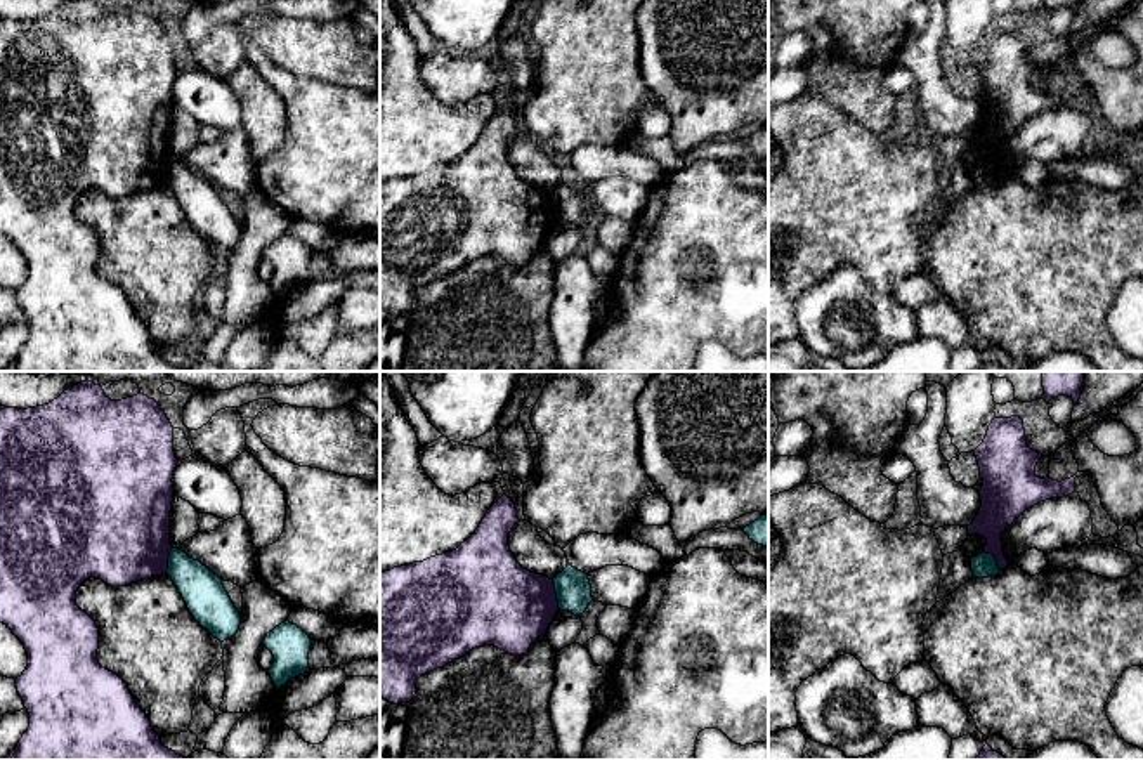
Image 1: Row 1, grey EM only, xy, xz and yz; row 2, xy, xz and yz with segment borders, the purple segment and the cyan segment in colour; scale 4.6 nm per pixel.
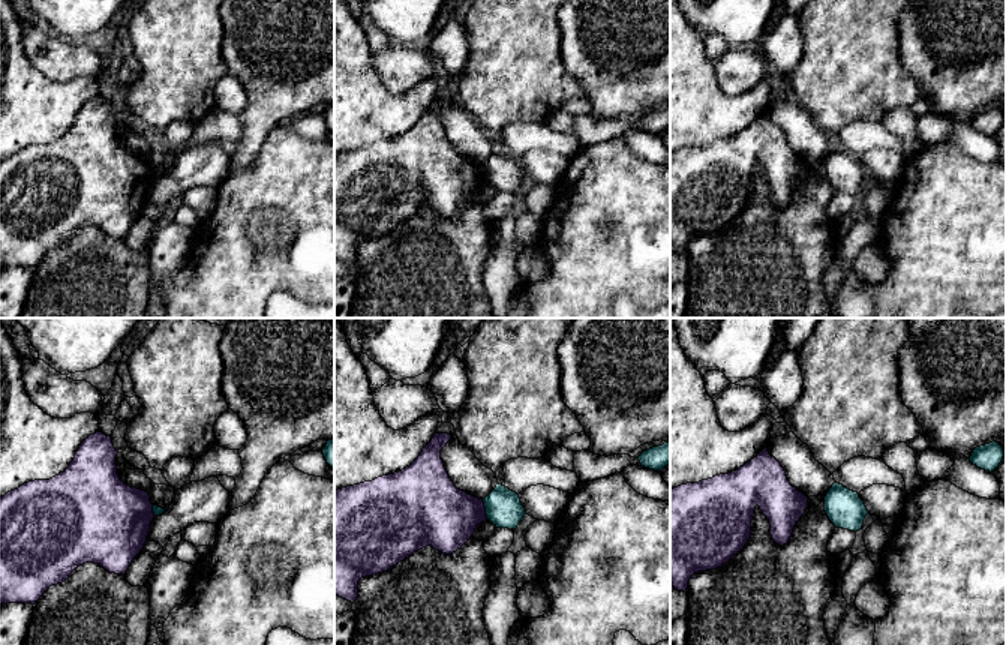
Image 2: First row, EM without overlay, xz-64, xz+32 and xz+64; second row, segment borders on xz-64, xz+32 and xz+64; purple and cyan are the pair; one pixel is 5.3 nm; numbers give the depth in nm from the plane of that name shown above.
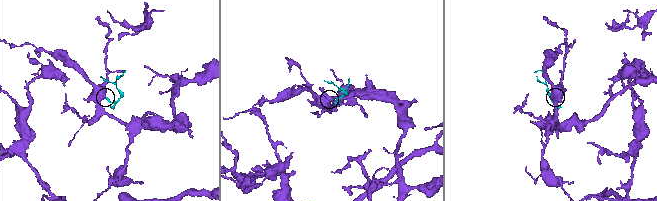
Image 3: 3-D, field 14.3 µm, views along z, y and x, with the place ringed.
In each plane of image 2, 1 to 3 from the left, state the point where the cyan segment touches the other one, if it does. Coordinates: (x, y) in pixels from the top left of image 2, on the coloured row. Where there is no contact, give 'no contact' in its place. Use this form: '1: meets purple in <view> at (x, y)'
1: meets purple in xz-64 at (152, 510)
2: meets purple in xz+32 at (485, 509)
3: no contact

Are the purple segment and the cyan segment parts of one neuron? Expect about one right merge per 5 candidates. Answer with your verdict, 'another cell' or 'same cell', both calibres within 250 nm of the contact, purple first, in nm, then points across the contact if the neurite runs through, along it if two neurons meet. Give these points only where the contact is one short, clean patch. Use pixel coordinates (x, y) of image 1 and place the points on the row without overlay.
another cell; calibres 380 and 170 nm; border xz (552, 191), (559, 219)

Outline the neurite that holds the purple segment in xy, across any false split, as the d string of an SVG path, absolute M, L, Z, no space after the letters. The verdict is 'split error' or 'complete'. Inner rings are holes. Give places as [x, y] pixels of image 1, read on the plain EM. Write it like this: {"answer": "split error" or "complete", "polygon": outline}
{"answer": "complete", "polygon": "M68 0L49 16L17 21L0 17L0 234L7 236L28 264L28 278L16 290L16 298L29 324L29 338L19 351L12 371L189 371L160 354L149 330L139 319L127 295L97 272L99 239L76 217L78 198L99 189L118 200L151 187L167 186L170 156L170 121L173 113L173 82L179 71L173 62L173 38L161 17L144 5L111 12L102 0Z"}

